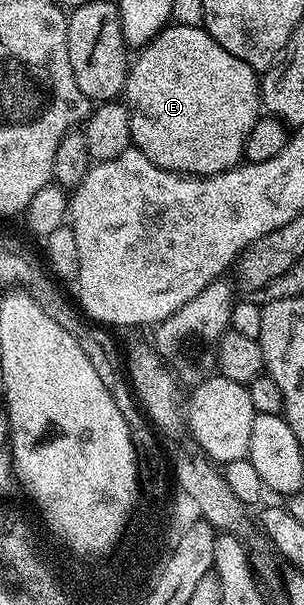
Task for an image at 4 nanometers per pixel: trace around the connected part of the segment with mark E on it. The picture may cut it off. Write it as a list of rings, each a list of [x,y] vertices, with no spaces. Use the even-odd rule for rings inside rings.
[[[169,25],[164,30],[159,31],[147,45],[139,48],[137,55],[140,56],[137,59],[135,56],[131,60],[128,79],[124,82],[122,92],[130,113],[132,147],[146,157],[150,157],[150,161],[154,161],[154,165],[167,171],[177,171],[180,175],[217,175],[223,171],[231,171],[233,167],[237,166],[244,159],[244,146],[246,145],[246,137],[250,137],[250,129],[254,129],[256,122],[262,118],[258,72],[250,65],[246,65],[246,61],[238,61],[238,57],[234,57],[234,53],[226,53],[226,49],[222,49],[222,45],[218,45],[218,41],[214,41],[214,37],[210,37],[203,27]]]

